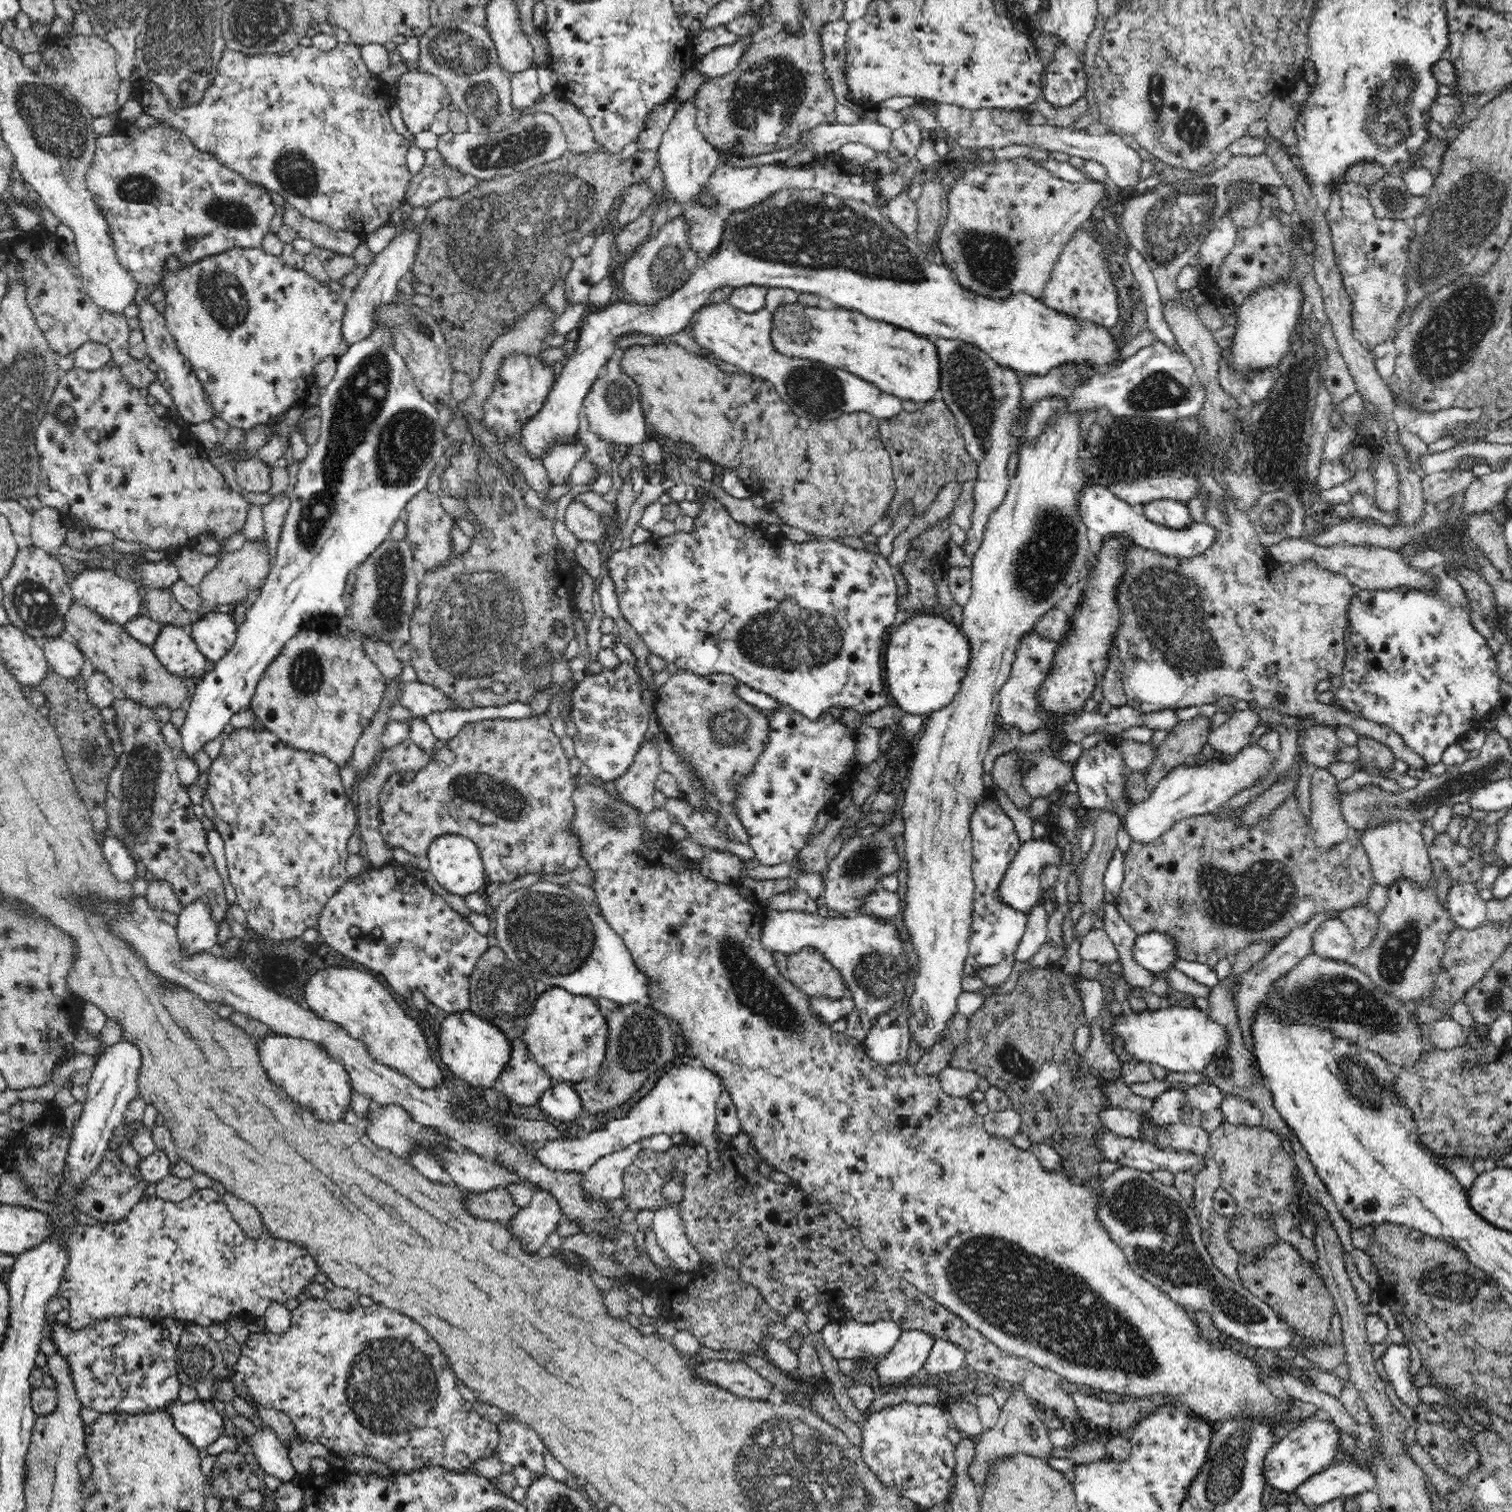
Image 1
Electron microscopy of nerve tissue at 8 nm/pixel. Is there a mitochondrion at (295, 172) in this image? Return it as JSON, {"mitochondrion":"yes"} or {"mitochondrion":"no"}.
{"mitochondrion":"yes"}

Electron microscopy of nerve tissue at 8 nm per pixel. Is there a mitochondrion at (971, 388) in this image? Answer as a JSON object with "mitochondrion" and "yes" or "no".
{"mitochondrion":"yes"}

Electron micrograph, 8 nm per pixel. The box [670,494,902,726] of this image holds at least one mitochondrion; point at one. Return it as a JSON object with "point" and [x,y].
{"point":[789,637]}

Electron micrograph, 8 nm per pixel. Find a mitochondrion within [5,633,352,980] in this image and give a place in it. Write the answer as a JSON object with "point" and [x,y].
{"point":[139,771]}

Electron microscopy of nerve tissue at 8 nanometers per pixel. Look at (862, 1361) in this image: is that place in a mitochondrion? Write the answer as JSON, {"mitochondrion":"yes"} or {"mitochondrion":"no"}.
{"mitochondrion":"no"}

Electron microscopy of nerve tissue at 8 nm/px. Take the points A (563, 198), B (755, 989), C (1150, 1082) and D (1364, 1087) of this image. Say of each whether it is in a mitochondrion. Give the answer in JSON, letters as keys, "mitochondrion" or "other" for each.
{"A":"mitochondrion","B":"mitochondrion","C":"other","D":"mitochondrion"}

